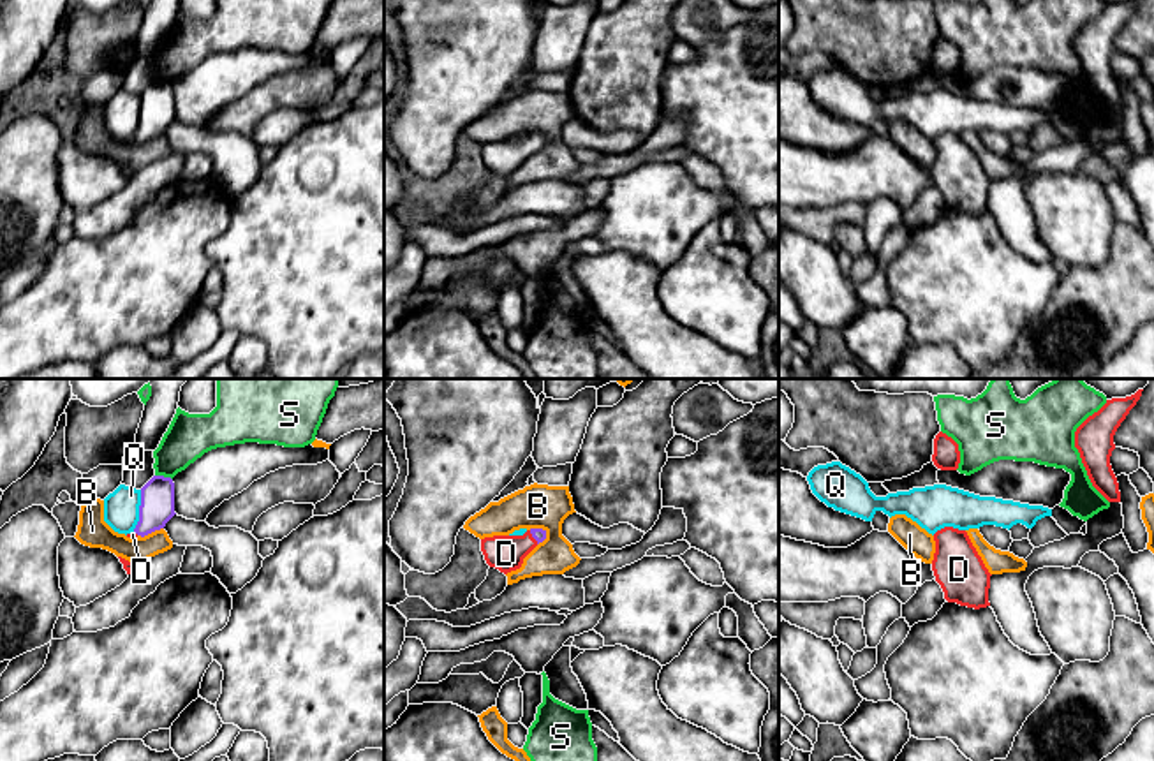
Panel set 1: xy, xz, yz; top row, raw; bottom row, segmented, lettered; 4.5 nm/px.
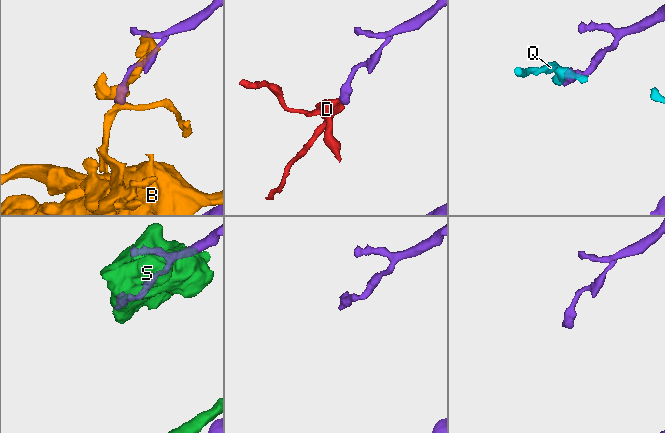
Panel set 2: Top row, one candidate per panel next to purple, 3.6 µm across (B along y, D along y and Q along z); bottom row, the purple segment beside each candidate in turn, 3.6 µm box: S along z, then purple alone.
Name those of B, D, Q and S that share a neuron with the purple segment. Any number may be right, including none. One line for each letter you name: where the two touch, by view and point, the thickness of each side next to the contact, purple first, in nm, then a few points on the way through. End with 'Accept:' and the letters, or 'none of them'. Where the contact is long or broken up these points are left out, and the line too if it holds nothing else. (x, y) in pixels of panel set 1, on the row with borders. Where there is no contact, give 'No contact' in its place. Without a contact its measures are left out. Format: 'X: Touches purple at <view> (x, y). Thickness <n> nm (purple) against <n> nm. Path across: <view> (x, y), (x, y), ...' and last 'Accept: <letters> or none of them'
D: Touches purple at xz (532, 536). Thickness 60 nm (purple) against 160 nm. Path across: xz (538, 534), (532, 536), (506, 554)
Accept: D

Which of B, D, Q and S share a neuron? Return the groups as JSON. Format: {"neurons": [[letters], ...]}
{"neurons": [["B"], ["D"], ["Q"], ["S"]]}

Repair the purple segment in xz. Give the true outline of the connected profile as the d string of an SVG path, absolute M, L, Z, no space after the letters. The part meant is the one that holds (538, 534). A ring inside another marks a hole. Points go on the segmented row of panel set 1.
M530 528L523 536L493 536L481 539L481 551L490 567L507 574L520 569L523 558L544 539L543 528Z

